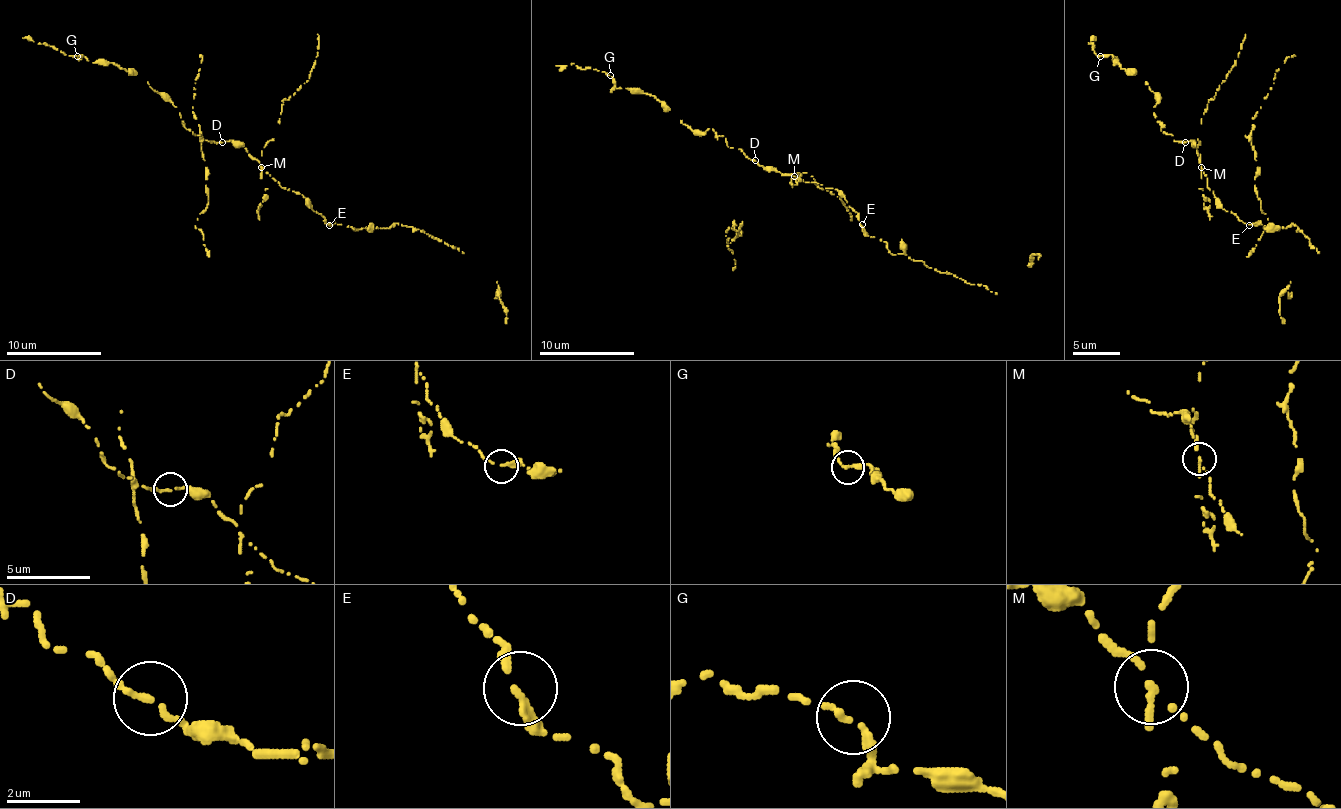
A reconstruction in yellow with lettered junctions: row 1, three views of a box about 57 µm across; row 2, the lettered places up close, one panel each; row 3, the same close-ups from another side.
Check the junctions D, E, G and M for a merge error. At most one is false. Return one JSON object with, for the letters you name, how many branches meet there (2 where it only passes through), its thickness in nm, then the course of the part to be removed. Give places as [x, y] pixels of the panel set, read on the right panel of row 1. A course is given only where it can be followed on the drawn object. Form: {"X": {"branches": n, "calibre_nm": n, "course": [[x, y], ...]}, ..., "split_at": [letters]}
{"M": {"branches": 2, "calibre_nm": 200}, "split_at": ["M"]}

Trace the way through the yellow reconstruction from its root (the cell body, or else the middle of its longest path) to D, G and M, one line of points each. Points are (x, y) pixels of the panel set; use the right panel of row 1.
D: (1206, 180), (1195, 144), (1185, 142)
G: (1206, 180), (1195, 144), (1161, 130), (1149, 87), (1114, 56), (1100, 56)
M: (1206, 180), (1202, 168)

